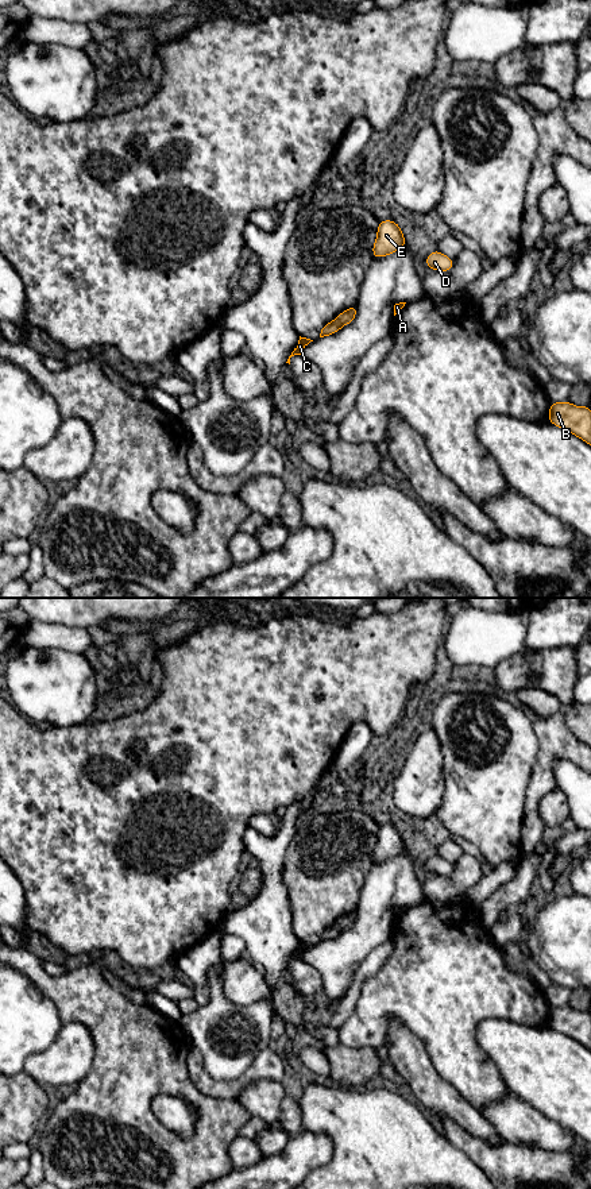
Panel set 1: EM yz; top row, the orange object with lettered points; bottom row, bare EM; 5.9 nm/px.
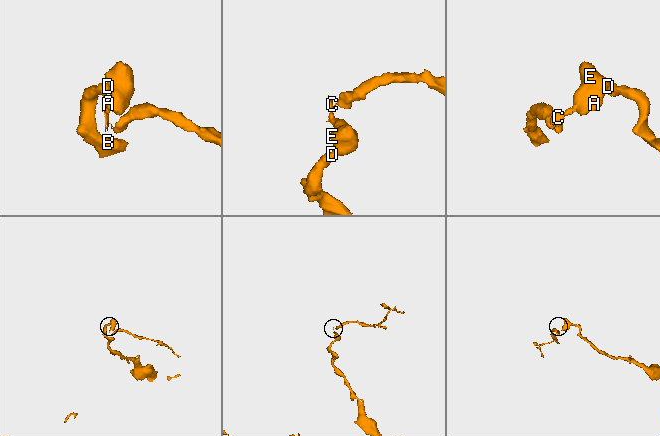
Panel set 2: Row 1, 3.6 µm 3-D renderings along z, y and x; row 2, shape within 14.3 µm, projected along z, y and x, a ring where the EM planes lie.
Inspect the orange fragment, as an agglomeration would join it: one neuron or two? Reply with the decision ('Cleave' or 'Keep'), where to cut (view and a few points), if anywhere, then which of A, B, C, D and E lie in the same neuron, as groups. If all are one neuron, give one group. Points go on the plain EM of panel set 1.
Cleave. Split along yz (336, 923), (343, 929). Groups: A B D E / C

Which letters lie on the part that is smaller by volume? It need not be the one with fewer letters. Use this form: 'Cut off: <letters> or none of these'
Cut off: C

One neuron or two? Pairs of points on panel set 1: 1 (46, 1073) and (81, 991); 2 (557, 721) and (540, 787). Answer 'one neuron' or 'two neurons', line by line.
1: two neurons
2: one neuron

